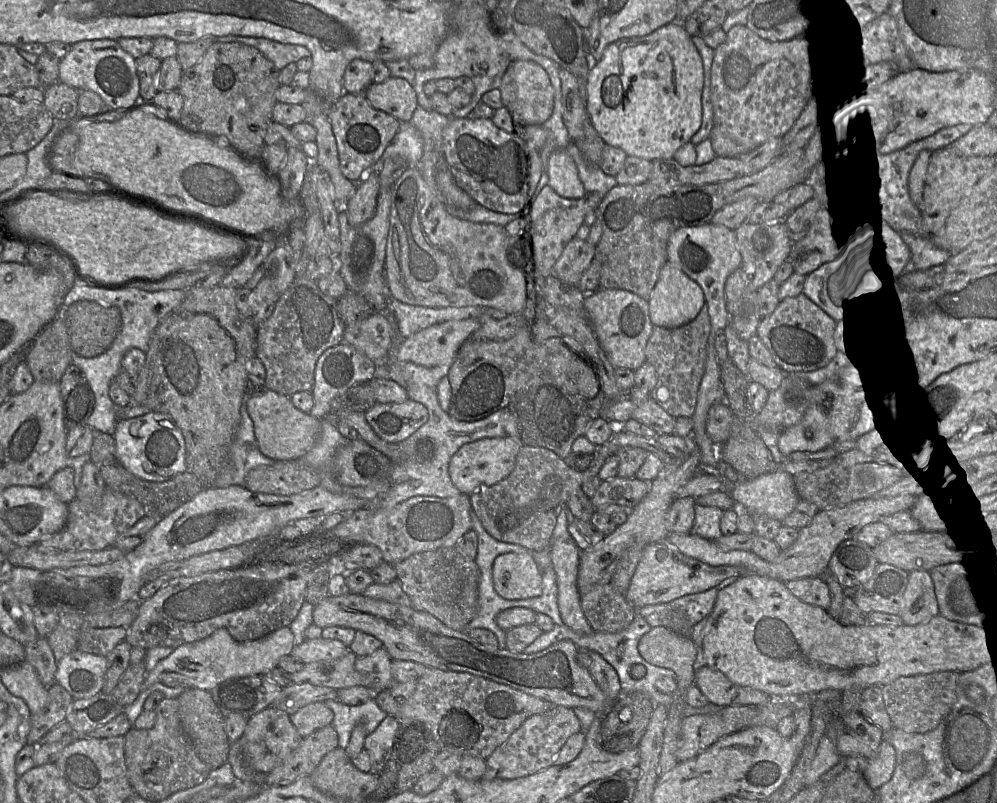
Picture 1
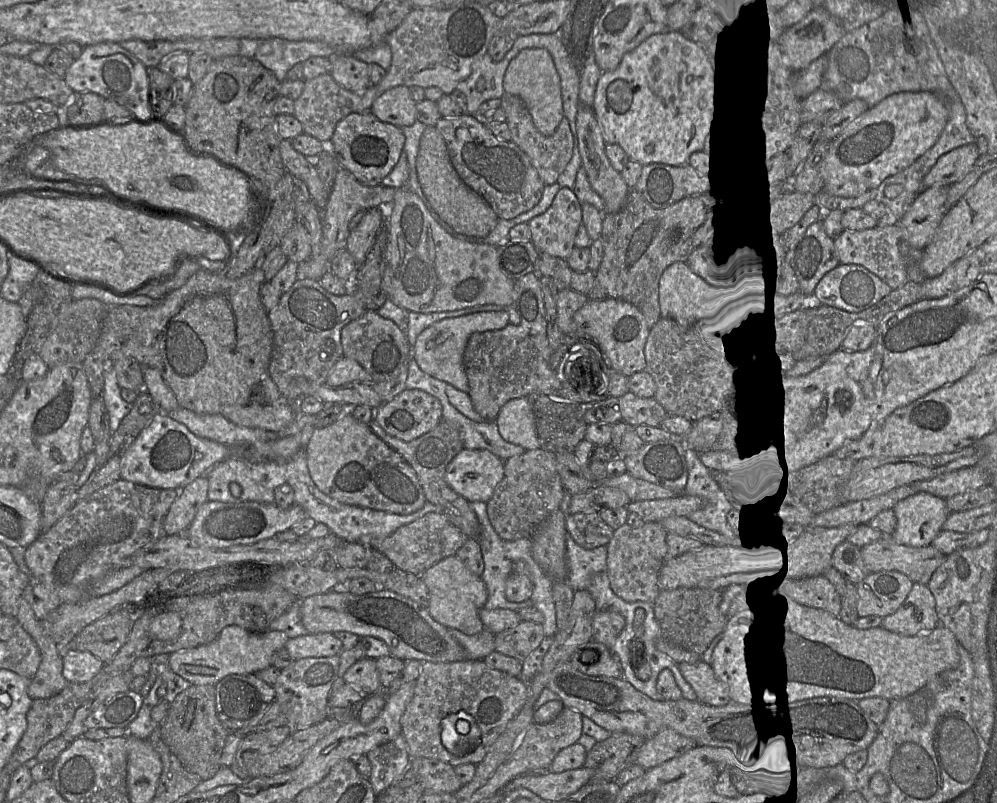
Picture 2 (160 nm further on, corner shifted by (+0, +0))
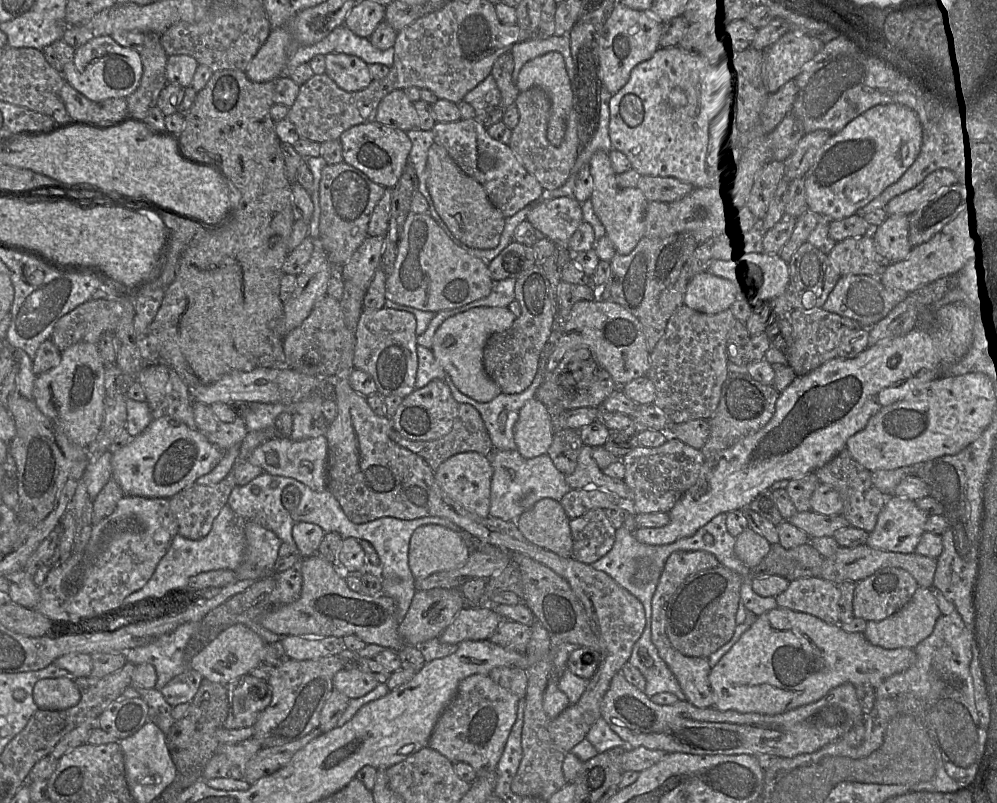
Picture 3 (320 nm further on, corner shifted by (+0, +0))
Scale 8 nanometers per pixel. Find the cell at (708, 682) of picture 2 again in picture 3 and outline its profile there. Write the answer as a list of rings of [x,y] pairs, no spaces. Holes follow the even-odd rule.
[[[676,551],[667,559],[654,593],[651,617],[652,642],[677,679],[686,701],[698,708],[714,706],[714,695],[709,684],[712,667],[708,657],[730,641],[734,635],[742,582],[741,575],[720,564],[718,559],[709,552]]]

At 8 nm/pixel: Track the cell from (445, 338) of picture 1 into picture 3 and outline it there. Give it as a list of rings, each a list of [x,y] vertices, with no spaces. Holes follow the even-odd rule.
[[[477,307],[447,318],[437,329],[431,350],[462,394],[478,402],[489,402],[501,394],[484,369],[484,348],[492,334],[507,330],[515,319],[507,307]]]

